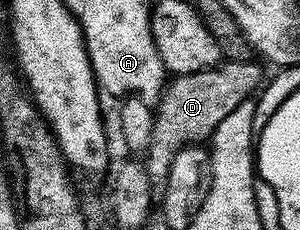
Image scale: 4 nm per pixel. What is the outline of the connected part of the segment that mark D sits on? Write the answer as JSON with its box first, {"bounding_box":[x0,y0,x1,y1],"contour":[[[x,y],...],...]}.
{"bounding_box":[144,60,263,203],"contour":[[[227,60],[221,62],[219,67],[201,70],[200,73],[184,74],[173,76],[166,84],[165,90],[158,100],[154,109],[154,121],[152,129],[152,139],[149,142],[149,149],[144,153],[146,172],[149,177],[150,193],[154,202],[160,203],[167,192],[168,173],[171,172],[172,161],[176,159],[176,154],[183,147],[198,145],[205,142],[212,133],[218,131],[220,122],[236,109],[244,100],[251,98],[263,84],[261,67],[253,60],[236,62]]]}

